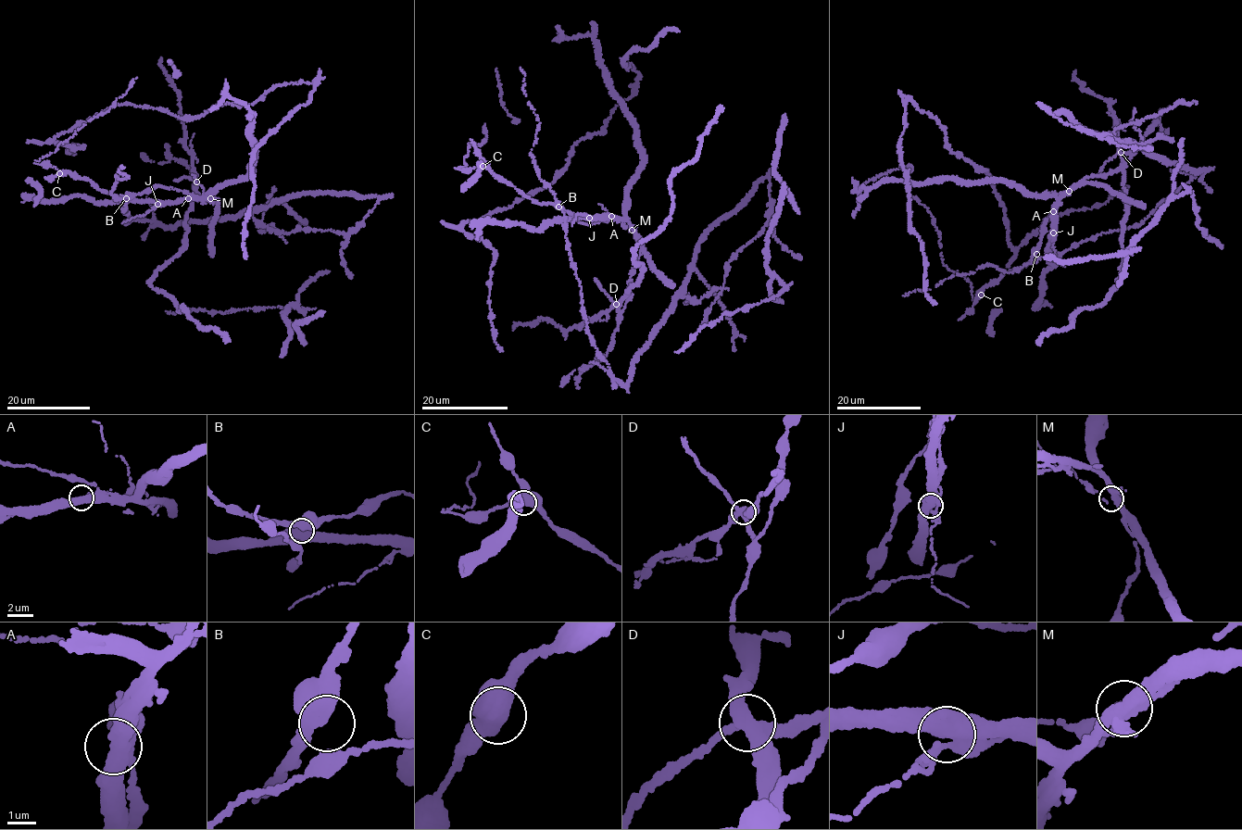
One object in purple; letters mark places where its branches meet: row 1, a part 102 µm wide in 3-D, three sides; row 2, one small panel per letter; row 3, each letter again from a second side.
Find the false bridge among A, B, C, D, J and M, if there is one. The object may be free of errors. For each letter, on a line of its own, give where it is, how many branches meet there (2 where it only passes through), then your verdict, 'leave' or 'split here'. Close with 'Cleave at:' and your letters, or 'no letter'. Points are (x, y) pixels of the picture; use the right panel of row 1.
A: (1053, 211) | 4 | leave
B: (1036, 254) | 3 | leave
C: (981, 295) | 3 | leave
D: (1121, 152) | 4 | leave
J: (1053, 232) | 3 | leave
M: (1069, 191) | 4 | leave
Cleave at: no letter

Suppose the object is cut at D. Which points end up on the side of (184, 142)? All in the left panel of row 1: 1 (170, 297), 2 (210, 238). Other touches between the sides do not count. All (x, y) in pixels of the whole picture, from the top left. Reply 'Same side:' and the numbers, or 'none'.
Same side: none

